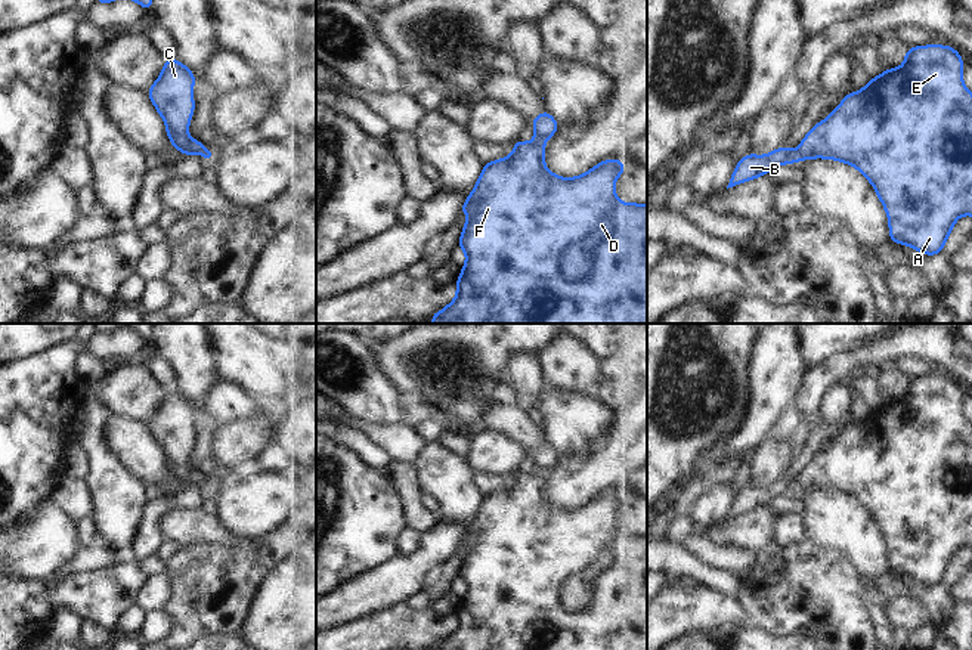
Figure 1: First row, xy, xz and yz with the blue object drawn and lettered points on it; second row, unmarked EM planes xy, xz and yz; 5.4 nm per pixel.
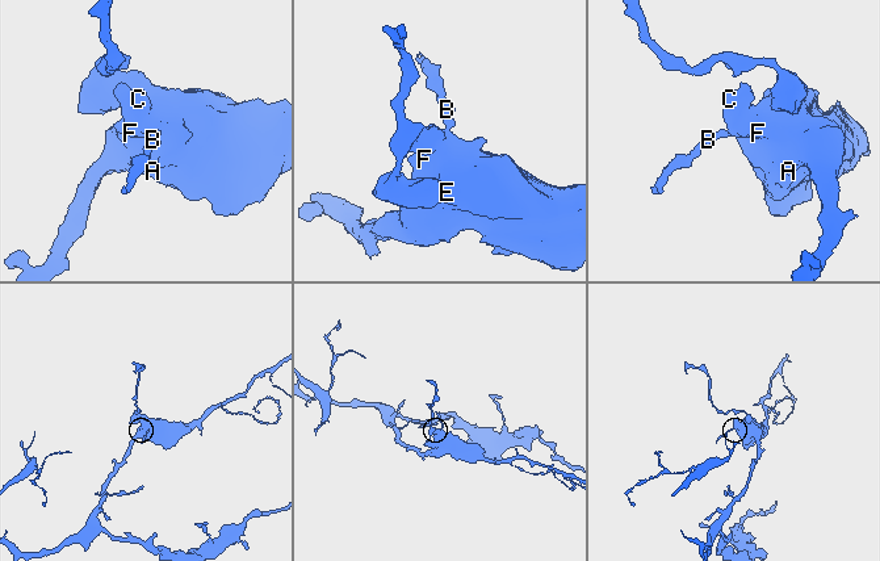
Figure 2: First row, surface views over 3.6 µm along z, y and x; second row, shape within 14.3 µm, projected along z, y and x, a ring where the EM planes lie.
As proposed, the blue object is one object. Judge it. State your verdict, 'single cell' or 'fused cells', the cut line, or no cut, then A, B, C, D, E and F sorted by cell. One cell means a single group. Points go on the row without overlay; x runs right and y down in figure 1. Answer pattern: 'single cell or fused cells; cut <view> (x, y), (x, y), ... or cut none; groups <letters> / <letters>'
fused cells; cut yz (795, 483), (798, 491); groups A C D E F / B

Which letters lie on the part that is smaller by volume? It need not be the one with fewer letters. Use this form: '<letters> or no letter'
B

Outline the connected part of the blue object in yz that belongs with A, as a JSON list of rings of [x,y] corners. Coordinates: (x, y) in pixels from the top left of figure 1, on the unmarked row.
[[[911,377],[904,396],[846,425],[841,436],[814,456],[796,480],[796,489],[830,489],[858,499],[875,517],[889,550],[889,572],[910,576],[928,586],[942,578],[963,545],[972,547],[972,422],[963,417],[963,391],[950,377]]]

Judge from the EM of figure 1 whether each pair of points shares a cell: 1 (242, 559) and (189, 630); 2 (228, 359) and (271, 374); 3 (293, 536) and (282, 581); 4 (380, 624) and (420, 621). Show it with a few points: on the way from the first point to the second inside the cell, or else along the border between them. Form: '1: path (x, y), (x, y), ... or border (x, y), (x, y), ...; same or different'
1: path (223, 570), (197, 610); same
2: path (238, 359), (251, 359), (260, 365); same
3: border (300, 547), (291, 547), (288, 554), (268, 573); different
4: path (390, 624), (409, 624); same

